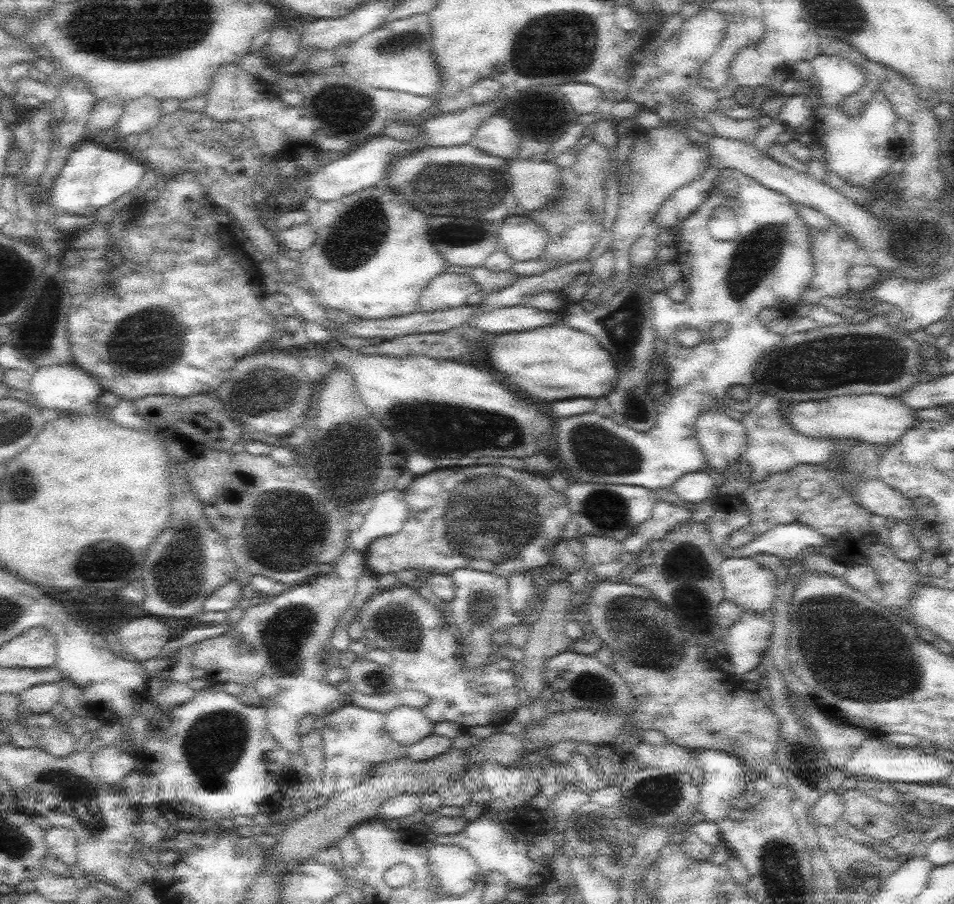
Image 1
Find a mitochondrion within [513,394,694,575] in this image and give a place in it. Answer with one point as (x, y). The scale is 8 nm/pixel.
(595, 450)

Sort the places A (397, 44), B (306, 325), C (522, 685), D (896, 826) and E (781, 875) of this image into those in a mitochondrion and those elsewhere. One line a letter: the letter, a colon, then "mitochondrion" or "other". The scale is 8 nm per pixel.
A: mitochondrion
B: other
C: other
D: mitochondrion
E: mitochondrion

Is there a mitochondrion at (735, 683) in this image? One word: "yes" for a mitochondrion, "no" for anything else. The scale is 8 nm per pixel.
no

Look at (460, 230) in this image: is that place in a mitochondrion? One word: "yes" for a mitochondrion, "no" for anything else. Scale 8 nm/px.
yes

